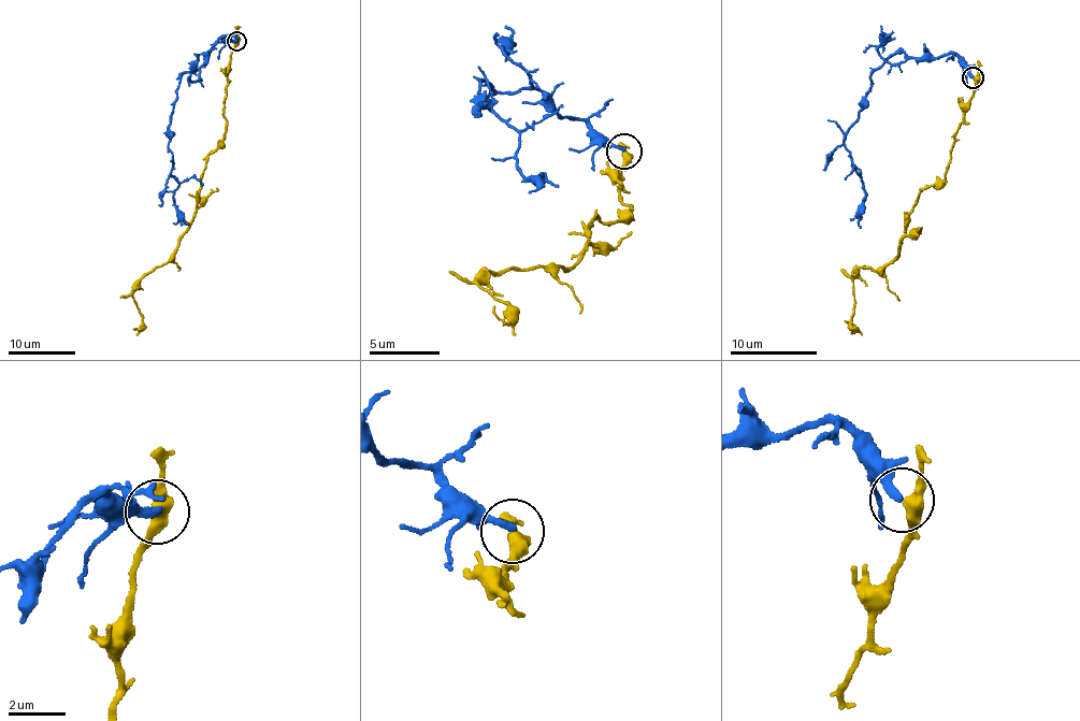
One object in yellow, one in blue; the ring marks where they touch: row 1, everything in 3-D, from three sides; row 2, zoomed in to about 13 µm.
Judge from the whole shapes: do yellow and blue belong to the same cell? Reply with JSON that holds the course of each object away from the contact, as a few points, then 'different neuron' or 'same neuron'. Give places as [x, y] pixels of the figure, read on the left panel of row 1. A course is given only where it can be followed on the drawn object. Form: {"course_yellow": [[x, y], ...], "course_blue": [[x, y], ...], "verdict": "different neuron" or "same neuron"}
{"course_yellow": [[235, 40], [225, 137], [203, 169], [196, 215], [163, 264], [144, 273], [132, 294], [141, 326], [133, 328]], "course_blue": [[235, 41], [217, 39], [177, 88], [170, 176], [178, 183], [175, 206], [188, 225]], "verdict": "different neuron"}

